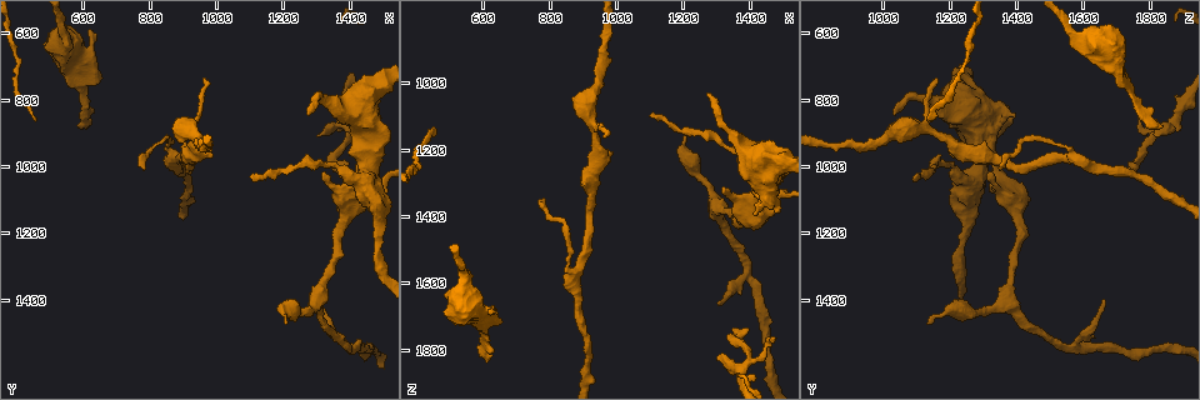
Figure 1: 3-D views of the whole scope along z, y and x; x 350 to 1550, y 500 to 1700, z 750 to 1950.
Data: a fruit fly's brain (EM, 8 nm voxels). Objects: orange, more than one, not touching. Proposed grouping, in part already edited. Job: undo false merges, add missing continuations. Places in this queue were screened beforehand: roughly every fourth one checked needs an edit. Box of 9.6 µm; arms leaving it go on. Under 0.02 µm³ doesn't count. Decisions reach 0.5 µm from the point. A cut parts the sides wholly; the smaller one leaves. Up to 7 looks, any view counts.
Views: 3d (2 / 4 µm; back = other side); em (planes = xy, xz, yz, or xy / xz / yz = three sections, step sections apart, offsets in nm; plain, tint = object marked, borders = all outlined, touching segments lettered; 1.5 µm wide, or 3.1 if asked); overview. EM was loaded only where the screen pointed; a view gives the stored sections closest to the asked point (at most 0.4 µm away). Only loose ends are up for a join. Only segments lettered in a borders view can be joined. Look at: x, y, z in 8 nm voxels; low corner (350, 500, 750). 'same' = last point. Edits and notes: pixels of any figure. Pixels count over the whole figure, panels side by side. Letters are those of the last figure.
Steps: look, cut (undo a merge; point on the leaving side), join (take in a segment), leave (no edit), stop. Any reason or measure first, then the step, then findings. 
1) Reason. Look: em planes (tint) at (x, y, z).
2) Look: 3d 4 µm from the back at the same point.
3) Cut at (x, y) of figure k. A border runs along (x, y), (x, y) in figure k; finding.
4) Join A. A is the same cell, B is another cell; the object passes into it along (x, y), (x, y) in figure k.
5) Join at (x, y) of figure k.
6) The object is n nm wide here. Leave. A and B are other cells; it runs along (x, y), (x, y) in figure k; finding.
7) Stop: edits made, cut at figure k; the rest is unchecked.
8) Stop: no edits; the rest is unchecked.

An open end. Look: 3d 2 µm at (1210, 1470, 1140).

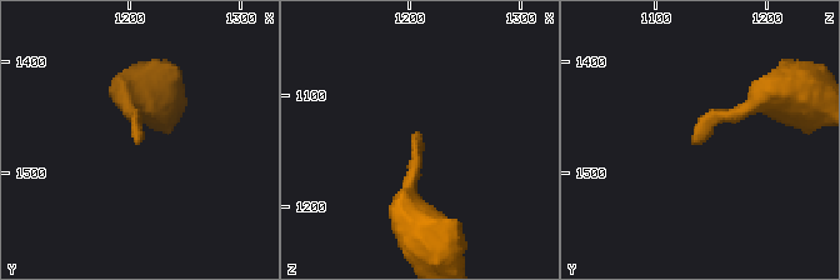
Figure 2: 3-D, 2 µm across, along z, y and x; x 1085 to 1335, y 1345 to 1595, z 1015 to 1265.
Look: em xy step 8 (borders) at (1210, 1468, 1136).

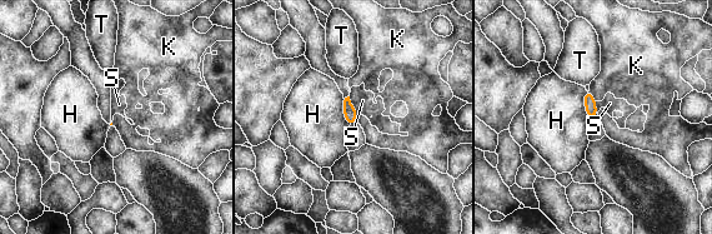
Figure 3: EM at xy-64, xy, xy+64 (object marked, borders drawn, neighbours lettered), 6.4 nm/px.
Leave. H, K, S and T are other cells; a border runs along (588, 90), (595, 101) in figure 3; none of them fits.

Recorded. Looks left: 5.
Free end. Look: 3d 4 µm from the back at (1390, 980, 1740).

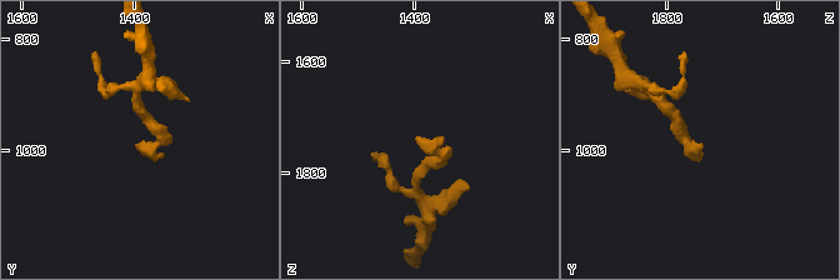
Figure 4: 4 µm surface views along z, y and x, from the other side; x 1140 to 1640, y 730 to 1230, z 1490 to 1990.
Now the EM. Look: em planes (tint) at (1395, 990, 1735).

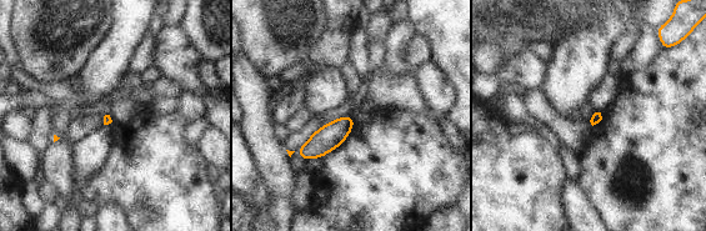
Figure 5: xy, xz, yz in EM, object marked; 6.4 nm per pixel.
See the neighbours. Look: em planes (borders) at the same point.

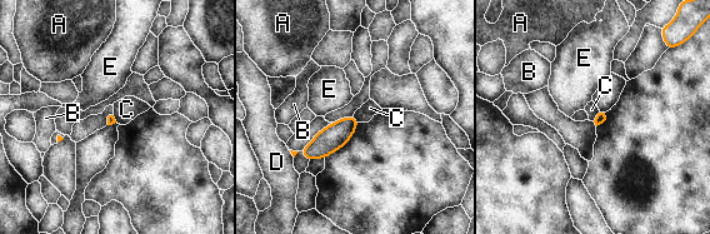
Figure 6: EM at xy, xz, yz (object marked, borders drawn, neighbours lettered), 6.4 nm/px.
The longest contact is with C, 80 nm. Leave. A, B, C, D and E are other cells; none of them fits.

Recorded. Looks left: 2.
An open end. Look: em planes (borders) at (610, 590, 1680).

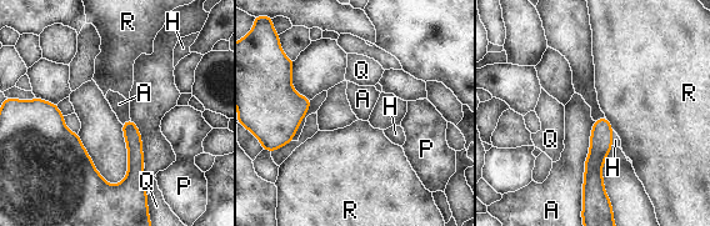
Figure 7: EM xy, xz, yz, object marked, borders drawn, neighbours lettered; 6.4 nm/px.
Join H. H is the same cell, A, P, Q and R are other cells; the cell continues.

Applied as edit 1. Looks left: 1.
Stop: edits made, join at figure 7; the rest is unchecked.

